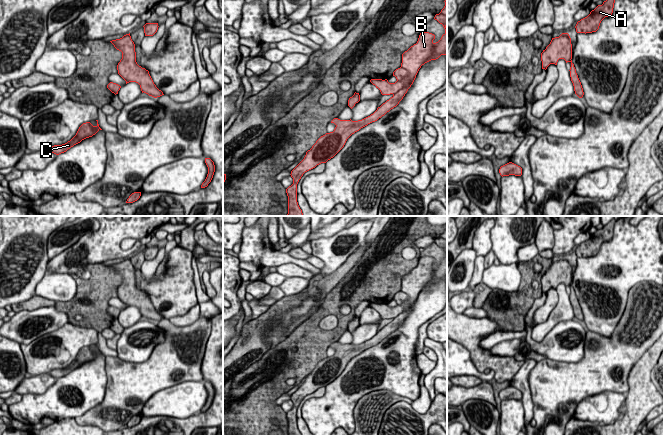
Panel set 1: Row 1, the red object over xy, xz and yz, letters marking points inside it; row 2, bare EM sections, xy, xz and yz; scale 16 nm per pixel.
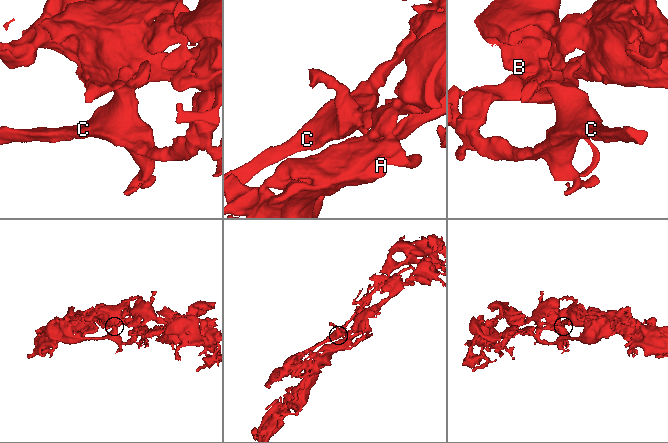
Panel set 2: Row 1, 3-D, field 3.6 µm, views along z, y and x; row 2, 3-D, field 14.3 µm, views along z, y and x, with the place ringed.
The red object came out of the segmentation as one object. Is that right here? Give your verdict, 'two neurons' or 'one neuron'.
one neuron

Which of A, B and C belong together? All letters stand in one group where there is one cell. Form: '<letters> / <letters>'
A B C

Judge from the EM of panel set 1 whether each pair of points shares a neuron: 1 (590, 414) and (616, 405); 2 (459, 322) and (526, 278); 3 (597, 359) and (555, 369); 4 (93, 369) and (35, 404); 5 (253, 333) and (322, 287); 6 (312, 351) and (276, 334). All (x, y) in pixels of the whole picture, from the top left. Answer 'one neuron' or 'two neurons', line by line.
1: one neuron
2: two neurons
3: one neuron
4: one neuron
5: one neuron
6: two neurons

